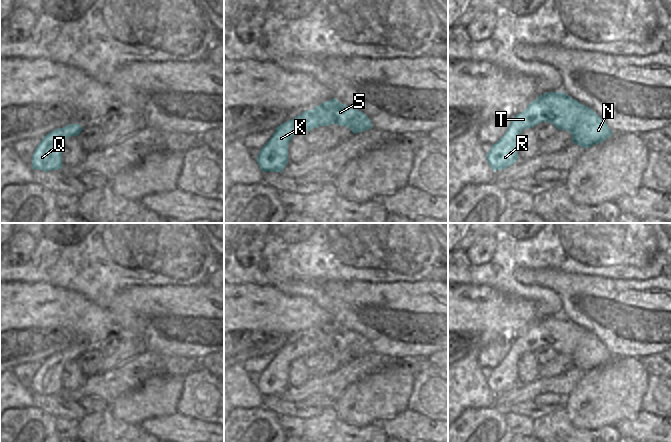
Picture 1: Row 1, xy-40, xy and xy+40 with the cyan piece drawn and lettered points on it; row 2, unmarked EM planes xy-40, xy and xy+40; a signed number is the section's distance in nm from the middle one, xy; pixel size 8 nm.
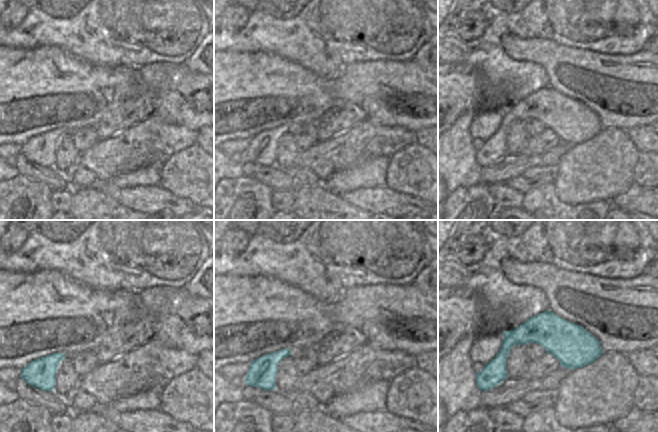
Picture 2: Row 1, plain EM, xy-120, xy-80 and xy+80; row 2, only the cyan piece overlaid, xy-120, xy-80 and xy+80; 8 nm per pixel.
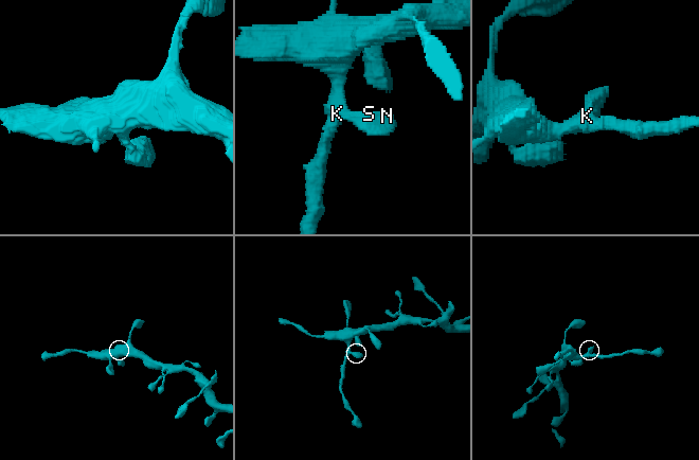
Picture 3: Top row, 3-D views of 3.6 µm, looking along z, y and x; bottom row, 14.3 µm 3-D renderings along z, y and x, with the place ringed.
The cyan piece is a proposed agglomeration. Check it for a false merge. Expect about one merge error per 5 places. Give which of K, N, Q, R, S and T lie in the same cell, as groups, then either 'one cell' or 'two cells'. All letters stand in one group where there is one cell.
K N Q R S T | one cell

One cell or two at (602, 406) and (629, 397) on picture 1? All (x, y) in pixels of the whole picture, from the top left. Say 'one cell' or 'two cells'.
one cell

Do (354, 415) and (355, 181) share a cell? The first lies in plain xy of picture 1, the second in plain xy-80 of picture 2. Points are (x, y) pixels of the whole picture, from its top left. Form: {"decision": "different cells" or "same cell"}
{"decision": "same cell"}

